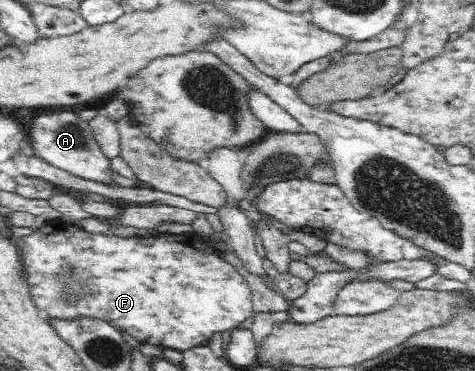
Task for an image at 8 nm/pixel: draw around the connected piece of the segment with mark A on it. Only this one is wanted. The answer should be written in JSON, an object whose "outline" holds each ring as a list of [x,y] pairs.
{"outline":[[[61,111],[61,113],[49,113],[49,115],[35,117],[30,125],[26,141],[32,146],[37,156],[59,169],[83,179],[100,181],[109,185],[114,183],[109,176],[110,159],[95,141],[89,122],[81,120],[74,113]]]}

